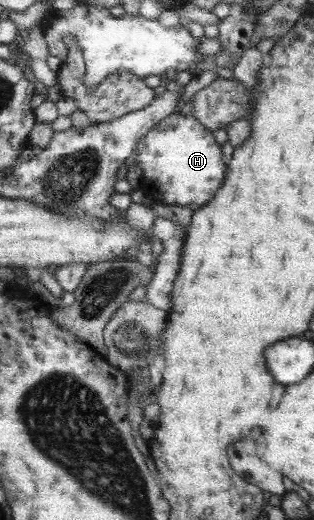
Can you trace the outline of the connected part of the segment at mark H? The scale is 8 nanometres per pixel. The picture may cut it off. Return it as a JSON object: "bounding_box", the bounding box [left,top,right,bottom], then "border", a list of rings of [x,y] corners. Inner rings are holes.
{"bounding_box":[135,112,227,210],"border":[[[174,112],[162,120],[135,147],[136,164],[144,170],[144,190],[164,205],[182,205],[192,210],[206,205],[227,176],[222,147],[193,113]]]}

